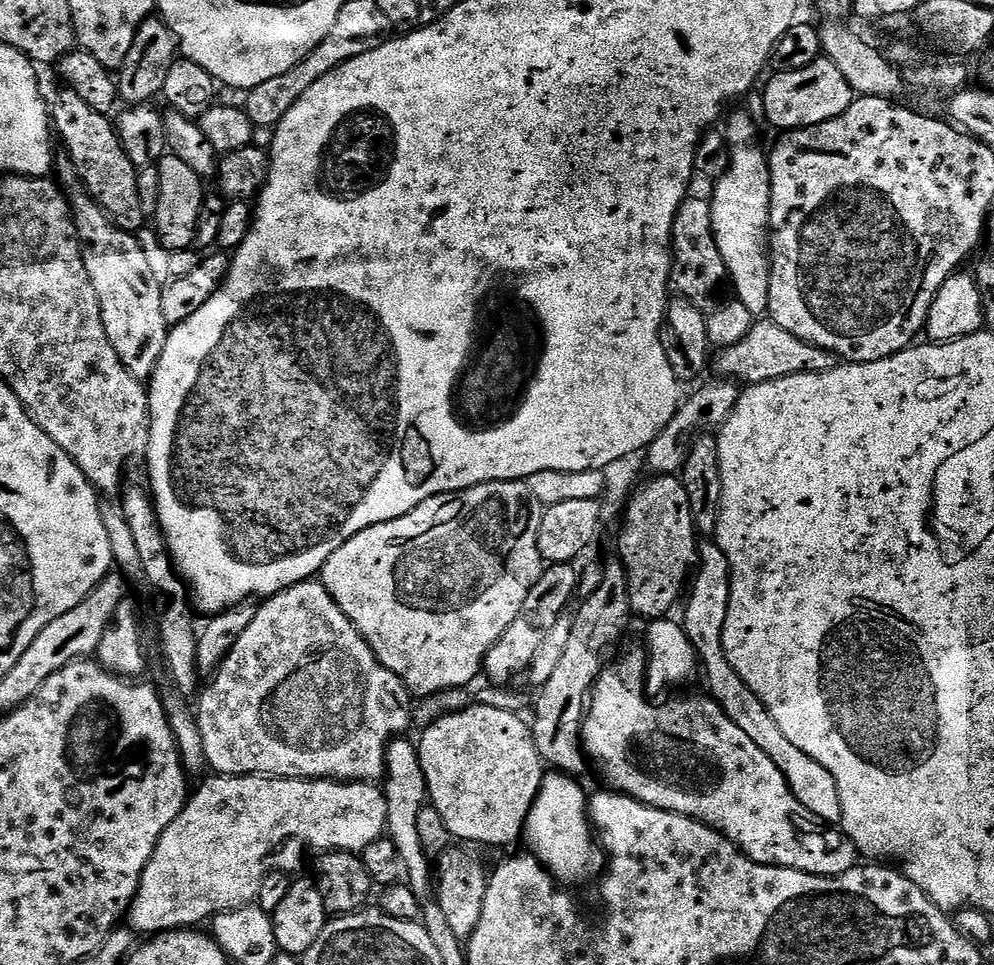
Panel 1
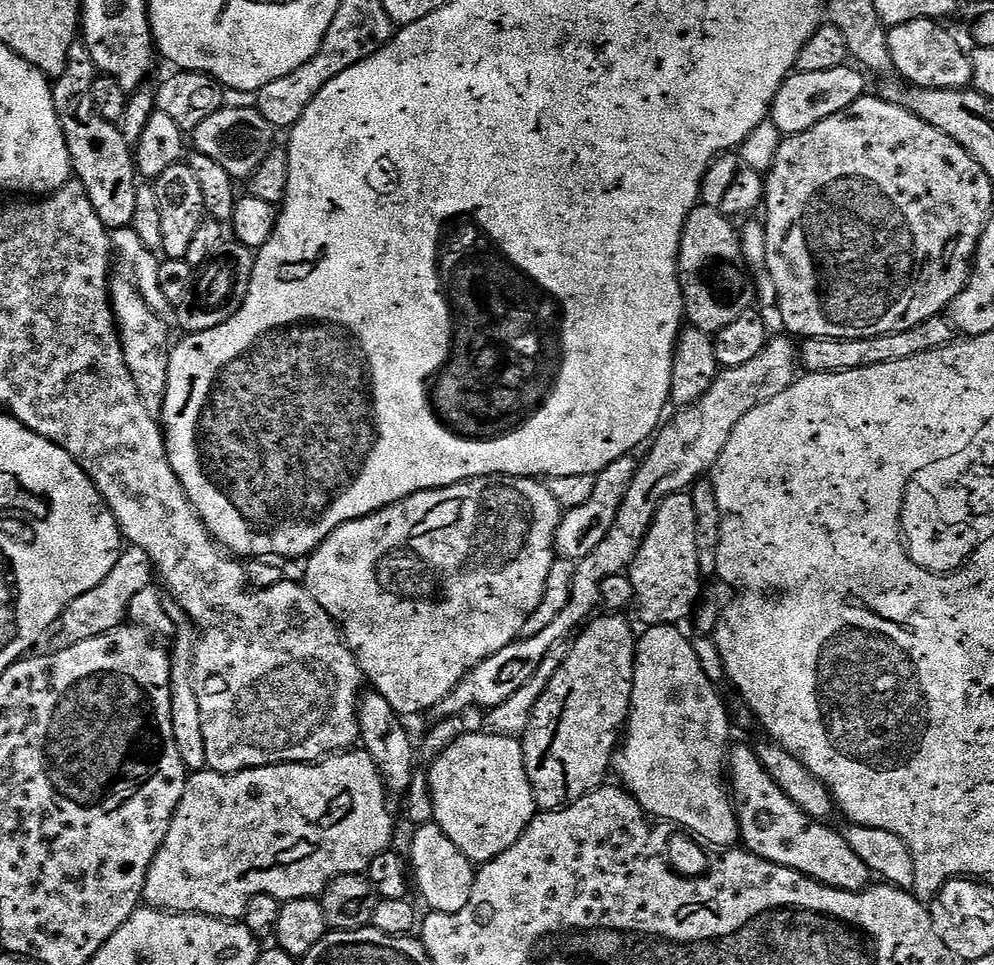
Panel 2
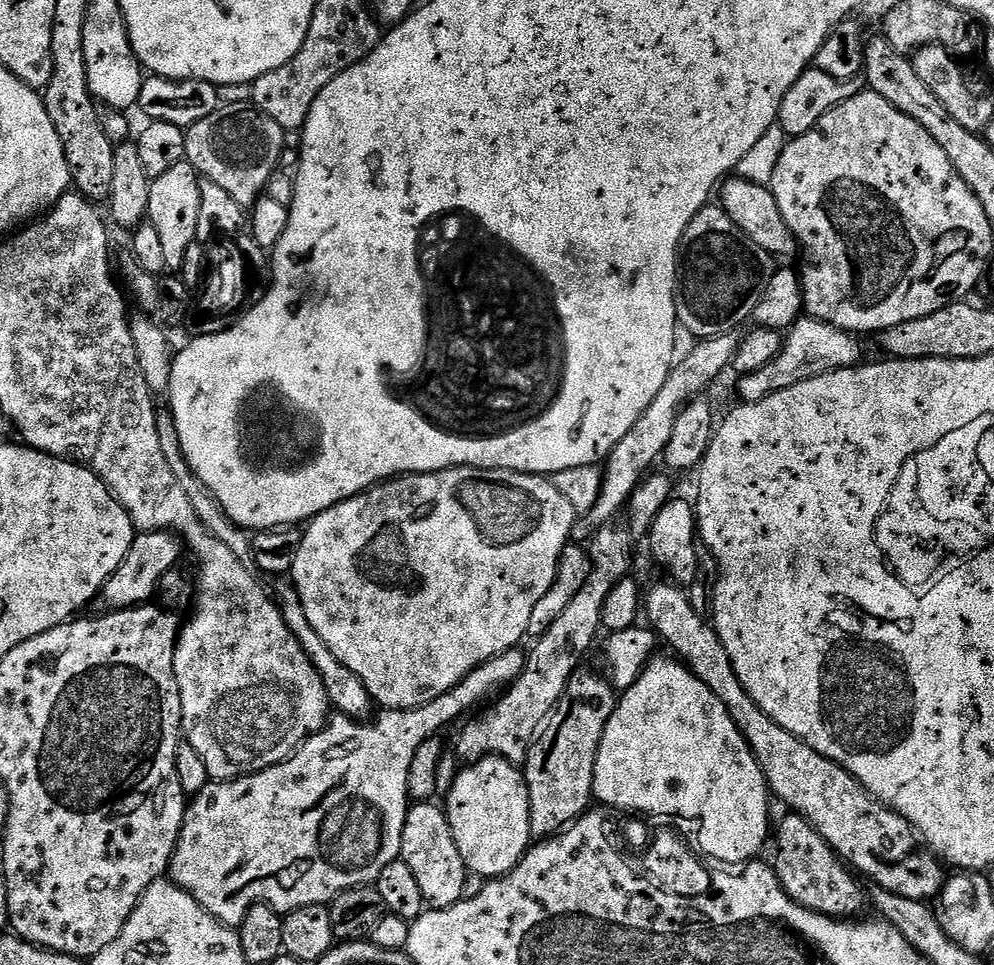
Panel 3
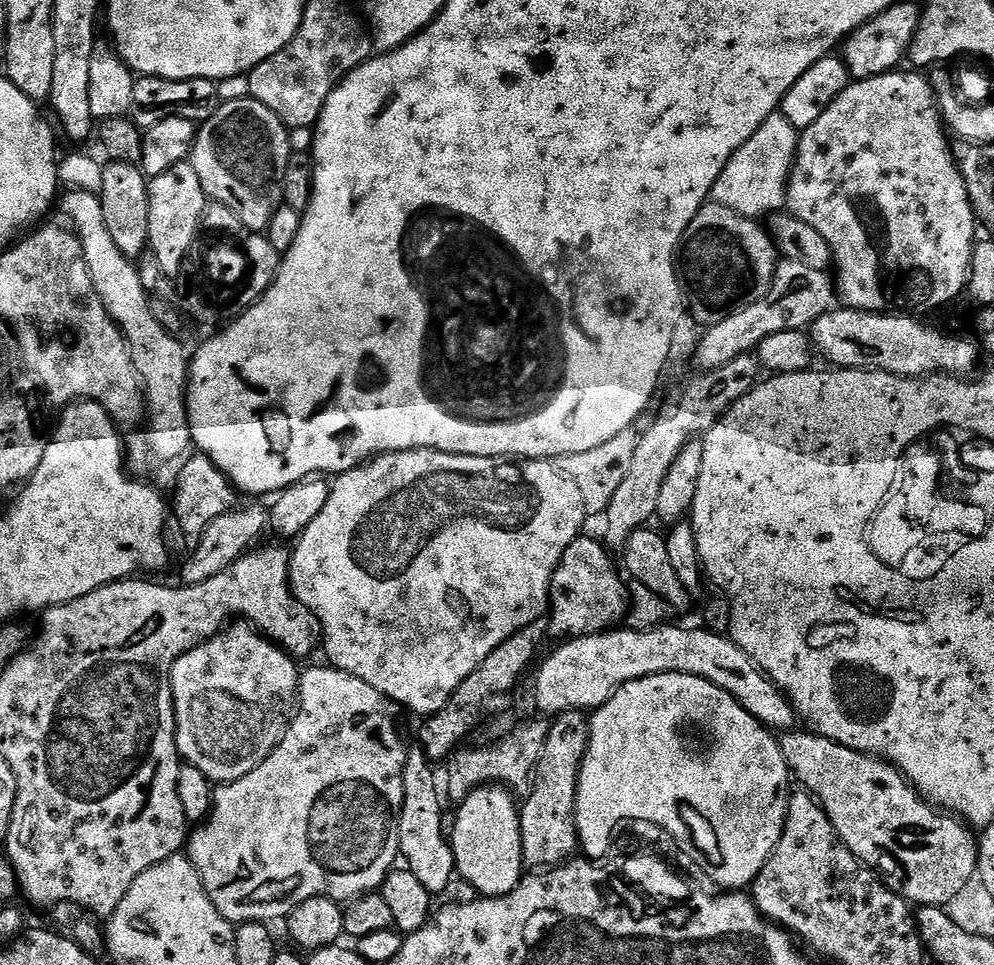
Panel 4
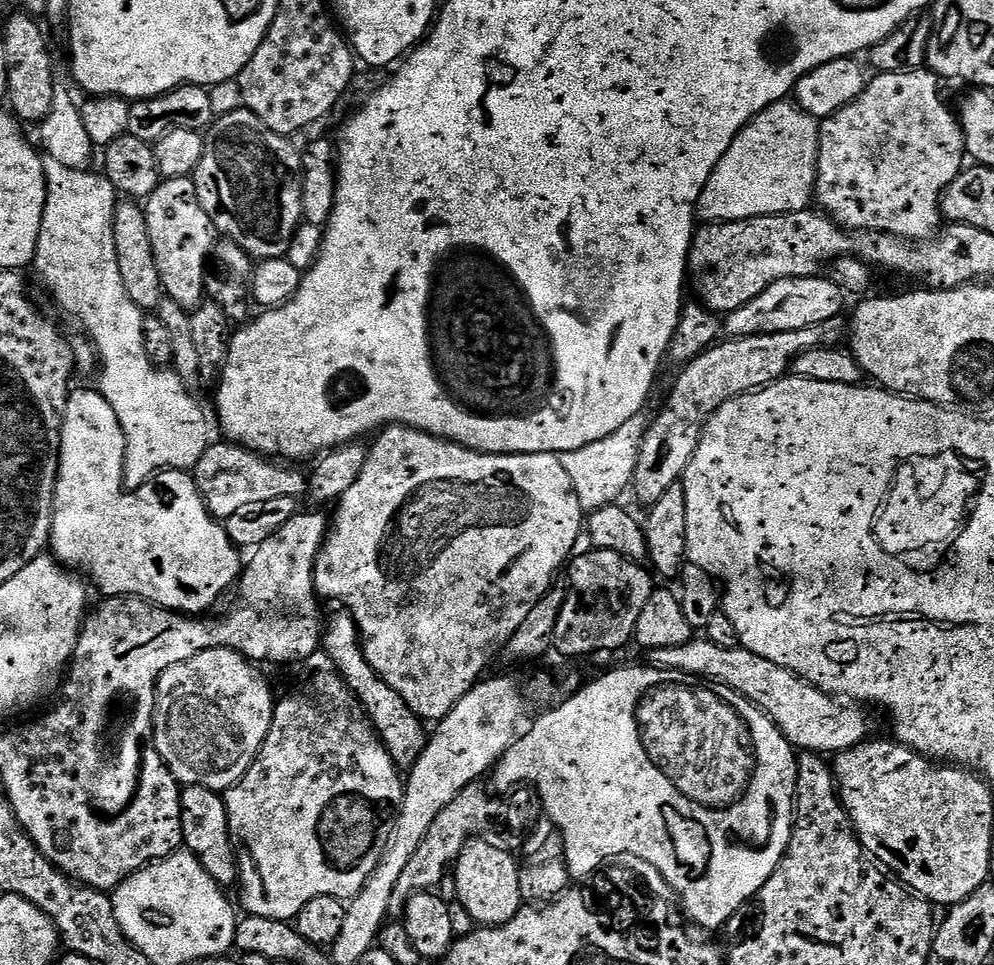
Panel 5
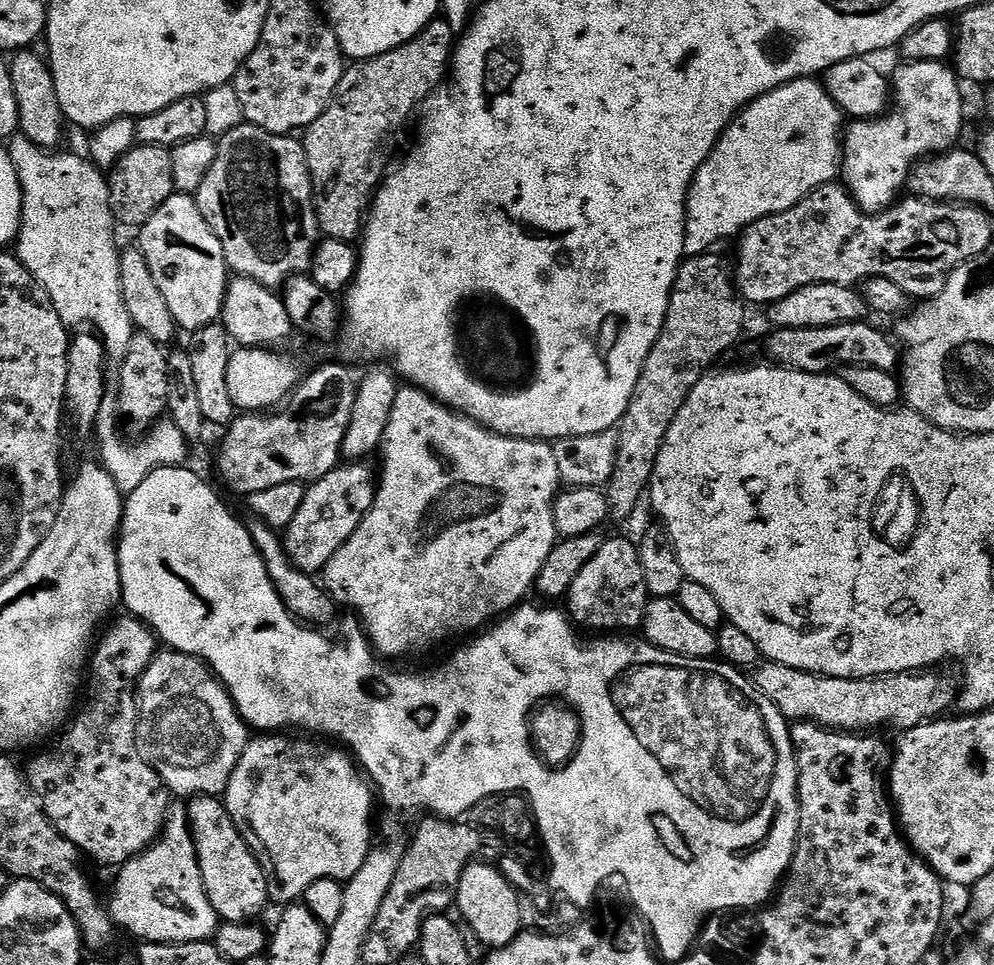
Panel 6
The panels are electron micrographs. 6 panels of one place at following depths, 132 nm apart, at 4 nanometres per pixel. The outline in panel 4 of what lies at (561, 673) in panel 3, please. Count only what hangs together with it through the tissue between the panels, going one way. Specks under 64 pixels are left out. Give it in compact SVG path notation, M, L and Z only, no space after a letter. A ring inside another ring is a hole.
M752 354L734 358L734 362L726 362L726 366L715 368L712 372L696 374L685 386L684 393L677 398L676 405L647 431L643 431L630 470L614 494L606 513L606 544L609 549L623 549L631 535L645 527L649 523L648 519L651 521L655 517L658 494L662 490L662 482L666 482L666 473L670 471L670 466L674 466L674 458L682 454L691 440L703 437L704 433L712 429L732 409L733 404L752 391L761 380L760 362ZM547 723L524 724L517 732L502 737L497 744L488 744L485 748L465 747L464 756L457 755L451 761L453 764L452 769L448 772L448 788L446 784L447 799L449 796L454 802L461 802L477 788L503 786L512 793L517 801L527 800L534 788L535 774L538 773L539 760L542 758L548 732Z

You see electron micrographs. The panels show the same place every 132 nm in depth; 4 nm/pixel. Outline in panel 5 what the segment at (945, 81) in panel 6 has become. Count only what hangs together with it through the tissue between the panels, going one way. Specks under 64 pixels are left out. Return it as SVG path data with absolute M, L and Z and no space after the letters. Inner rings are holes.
M921 70L918 72L903 72L902 74L890 74L882 72L872 77L865 83L862 94L850 106L846 106L841 112L835 112L833 116L827 116L820 124L820 162L816 175L815 203L827 215L831 216L841 228L857 232L888 232L891 236L903 236L905 240L931 240L942 228L941 201L944 191L958 178L958 174L965 167L966 153L964 151L964 135L960 129L960 122L955 111L944 105L940 97L942 81L935 72Z

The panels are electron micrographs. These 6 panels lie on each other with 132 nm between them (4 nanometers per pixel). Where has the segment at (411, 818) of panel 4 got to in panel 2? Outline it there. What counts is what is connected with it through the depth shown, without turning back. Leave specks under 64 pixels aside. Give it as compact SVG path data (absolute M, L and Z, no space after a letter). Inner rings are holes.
M424 822L415 829L412 836L412 856L410 864L414 875L414 884L431 911L442 914L454 914L470 902L470 894L474 890L477 869L471 860L446 838L446 834L435 822Z

